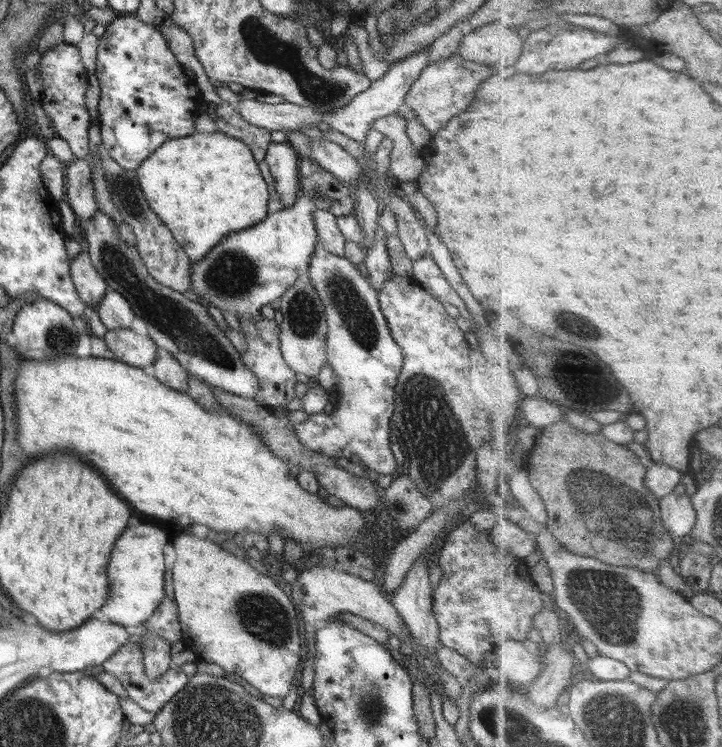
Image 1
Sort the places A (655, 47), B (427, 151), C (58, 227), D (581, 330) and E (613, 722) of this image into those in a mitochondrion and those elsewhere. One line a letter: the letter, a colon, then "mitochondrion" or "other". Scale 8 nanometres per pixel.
A: other
B: other
C: other
D: mitochondrion
E: mitochondrion

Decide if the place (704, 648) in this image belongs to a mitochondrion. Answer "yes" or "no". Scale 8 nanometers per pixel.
no

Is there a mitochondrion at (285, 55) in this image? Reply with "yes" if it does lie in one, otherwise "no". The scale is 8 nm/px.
yes

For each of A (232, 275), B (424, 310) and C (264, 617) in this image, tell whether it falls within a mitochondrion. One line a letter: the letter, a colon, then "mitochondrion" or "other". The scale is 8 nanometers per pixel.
A: mitochondrion
B: other
C: mitochondrion

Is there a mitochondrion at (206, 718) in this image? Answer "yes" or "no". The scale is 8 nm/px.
yes

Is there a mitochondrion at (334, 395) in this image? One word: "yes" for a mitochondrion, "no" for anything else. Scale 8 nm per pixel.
no

